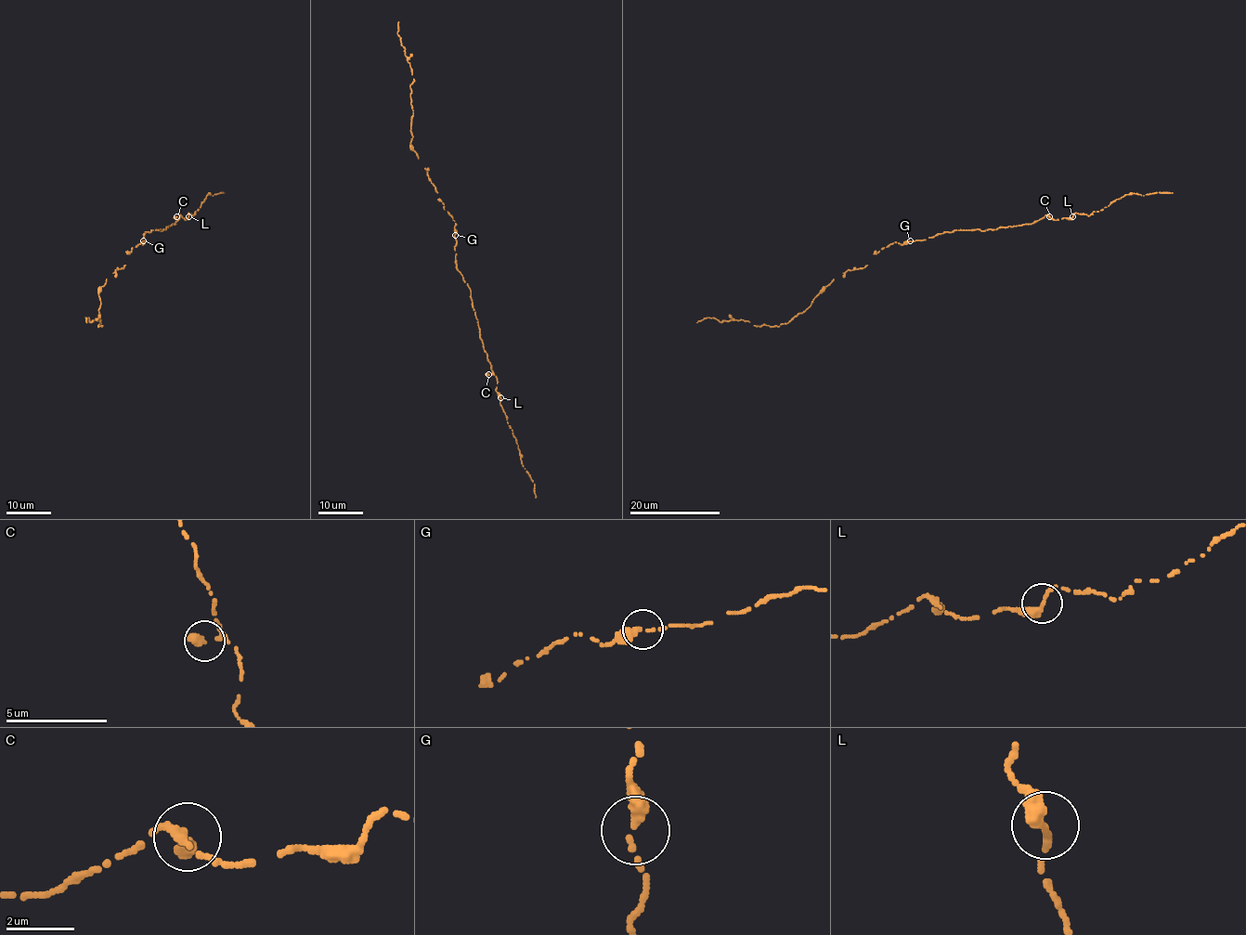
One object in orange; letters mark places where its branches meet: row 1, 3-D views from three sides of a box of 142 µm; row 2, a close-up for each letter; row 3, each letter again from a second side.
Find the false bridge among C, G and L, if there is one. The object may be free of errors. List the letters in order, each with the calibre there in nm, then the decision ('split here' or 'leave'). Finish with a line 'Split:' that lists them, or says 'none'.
C: 280 nm | leave
G: 280 nm | leave
L: 320 nm | leave
Split: none

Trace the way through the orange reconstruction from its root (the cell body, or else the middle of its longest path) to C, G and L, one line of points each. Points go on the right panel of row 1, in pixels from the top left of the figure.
C: (925, 240), (956, 229), (985, 231), (1031, 224), (1046, 215), (1049, 216)
G: (925, 240), (910, 240)
L: (925, 240), (956, 229), (985, 231), (1031, 224), (1046, 215), (1053, 219), (1072, 216)

